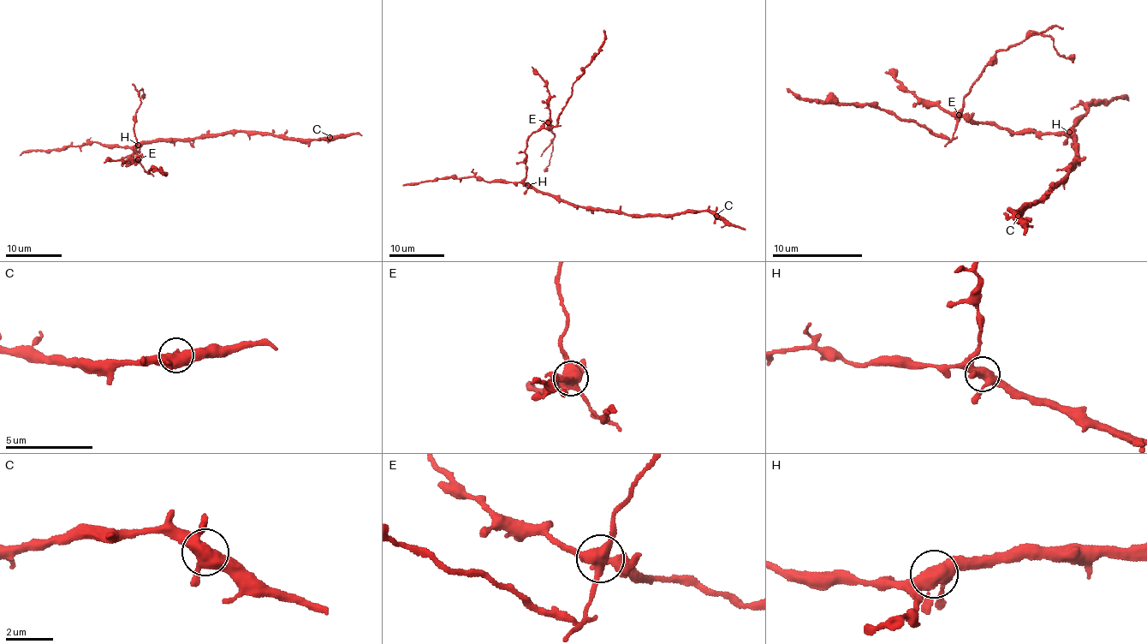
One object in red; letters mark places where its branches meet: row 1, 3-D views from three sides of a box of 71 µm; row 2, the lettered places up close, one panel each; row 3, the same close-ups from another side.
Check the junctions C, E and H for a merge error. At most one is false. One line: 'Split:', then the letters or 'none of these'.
Split: E

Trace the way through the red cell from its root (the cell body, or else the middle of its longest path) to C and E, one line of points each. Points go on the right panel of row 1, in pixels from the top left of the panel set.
C: (1076, 134), (1071, 148), (1076, 153), (1072, 166), (1055, 188), (1013, 215), (1018, 216)
E: (1076, 134), (1068, 128), (1045, 134), (1019, 130), (1013, 133), (1004, 128), (977, 123), (959, 116)

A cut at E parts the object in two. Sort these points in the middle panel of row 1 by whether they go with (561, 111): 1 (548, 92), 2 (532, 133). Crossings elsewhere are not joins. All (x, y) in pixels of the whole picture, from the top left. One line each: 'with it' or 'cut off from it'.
1: cut off from it
2: cut off from it

